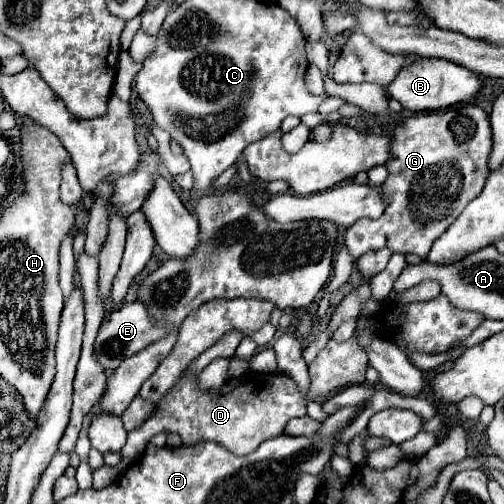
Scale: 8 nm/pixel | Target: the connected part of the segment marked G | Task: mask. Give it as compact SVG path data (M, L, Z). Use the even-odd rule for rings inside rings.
M477 105L451 107L445 111L425 113L417 117L409 117L403 125L395 127L391 135L391 157L385 167L389 171L387 179L381 185L383 201L387 203L385 213L379 219L359 219L345 233L345 243L355 259L359 259L367 251L389 247L397 253L415 253L421 259L427 257L433 241L449 229L449 225L461 215L469 201L473 201L481 191L489 177L487 159L491 149L491 125L487 113Z

